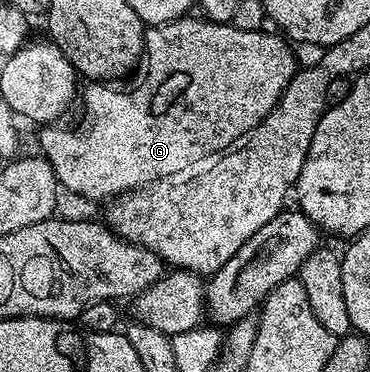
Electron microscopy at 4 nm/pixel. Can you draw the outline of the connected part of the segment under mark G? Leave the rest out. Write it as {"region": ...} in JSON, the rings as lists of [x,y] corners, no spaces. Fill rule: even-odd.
{"region":[[[180,19],[170,21],[167,25],[156,25],[148,28],[145,33],[145,65],[147,61],[147,74],[143,77],[143,82],[136,87],[132,93],[118,93],[115,89],[106,89],[108,86],[103,83],[88,84],[88,89],[81,93],[81,105],[83,101],[83,125],[76,129],[55,129],[59,127],[47,127],[39,137],[39,145],[42,156],[52,165],[58,184],[68,189],[71,193],[76,193],[79,197],[88,197],[91,201],[110,202],[112,199],[120,197],[123,193],[132,193],[135,189],[145,189],[149,185],[154,185],[164,179],[175,179],[188,171],[194,170],[200,163],[230,150],[240,139],[246,138],[252,129],[257,128],[273,111],[273,107],[281,98],[288,83],[297,72],[295,65],[295,53],[290,49],[282,36],[268,31],[237,31],[232,25],[218,25],[212,21],[202,19]]]}

